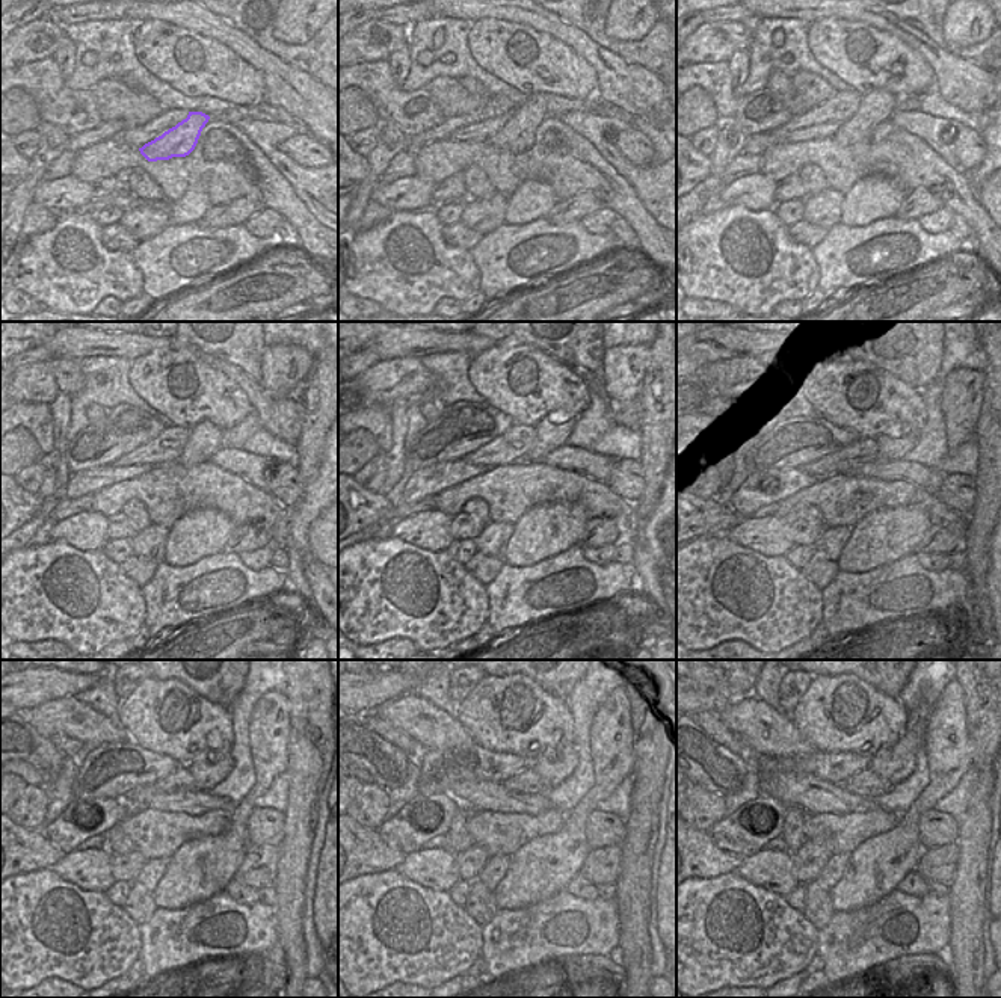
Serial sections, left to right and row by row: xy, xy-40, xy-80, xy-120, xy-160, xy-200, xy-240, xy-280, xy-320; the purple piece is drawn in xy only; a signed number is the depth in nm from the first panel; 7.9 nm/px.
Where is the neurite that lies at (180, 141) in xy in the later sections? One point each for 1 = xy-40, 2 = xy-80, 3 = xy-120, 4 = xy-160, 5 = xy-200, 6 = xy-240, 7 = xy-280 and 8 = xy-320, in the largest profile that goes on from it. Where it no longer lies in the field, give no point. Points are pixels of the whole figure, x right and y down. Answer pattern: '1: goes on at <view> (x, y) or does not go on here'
1: goes on at xy-40 (517, 136)
2: goes on at xy-80 (876, 106)
3: goes on at xy-120 (204, 440)
4: goes on at xy-160 (550, 437)
5: goes on at xy-200 (896, 441)
6: goes on at xy-240 (207, 773)
7: goes on at xy-280 (553, 773)
8: goes on at xy-320 (894, 761)

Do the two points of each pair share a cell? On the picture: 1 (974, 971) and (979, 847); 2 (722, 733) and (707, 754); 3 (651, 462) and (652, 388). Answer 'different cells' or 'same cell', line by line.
1: same cell
2: different cells
3: same cell

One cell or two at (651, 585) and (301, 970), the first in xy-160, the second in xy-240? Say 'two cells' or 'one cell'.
one cell

